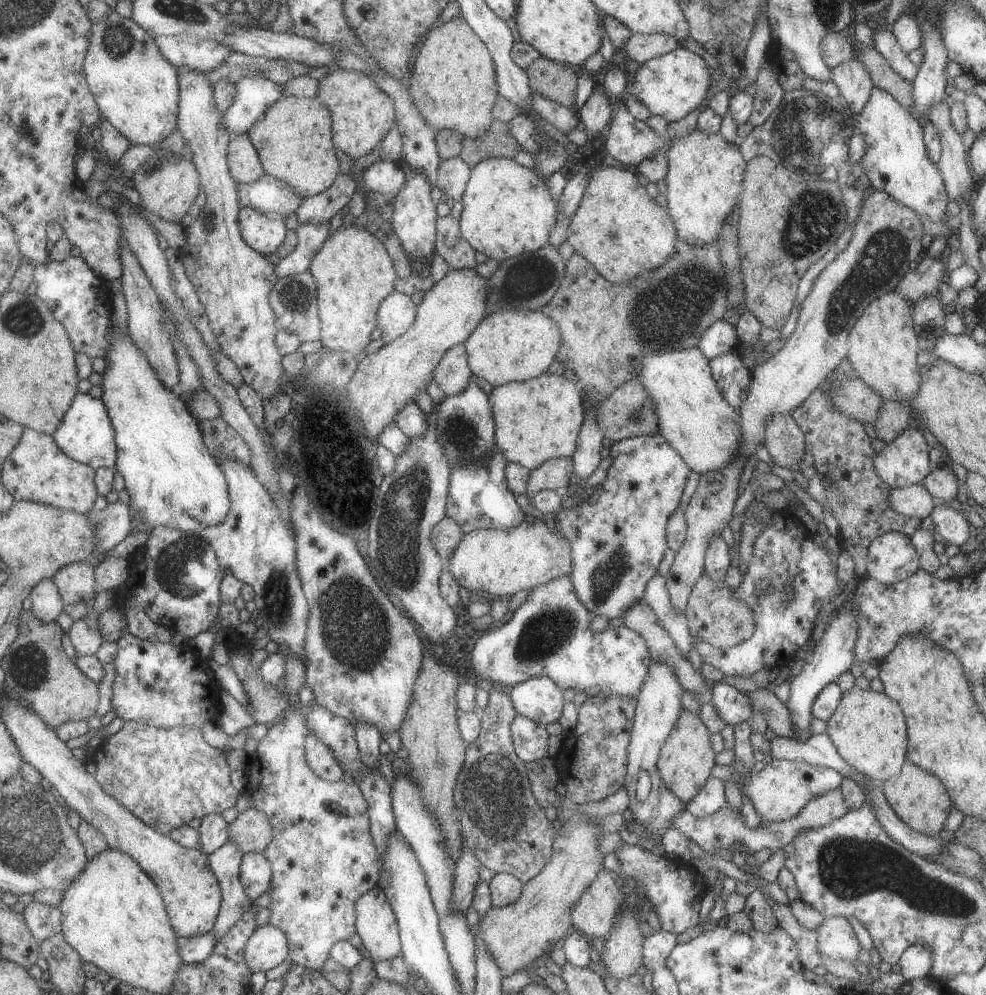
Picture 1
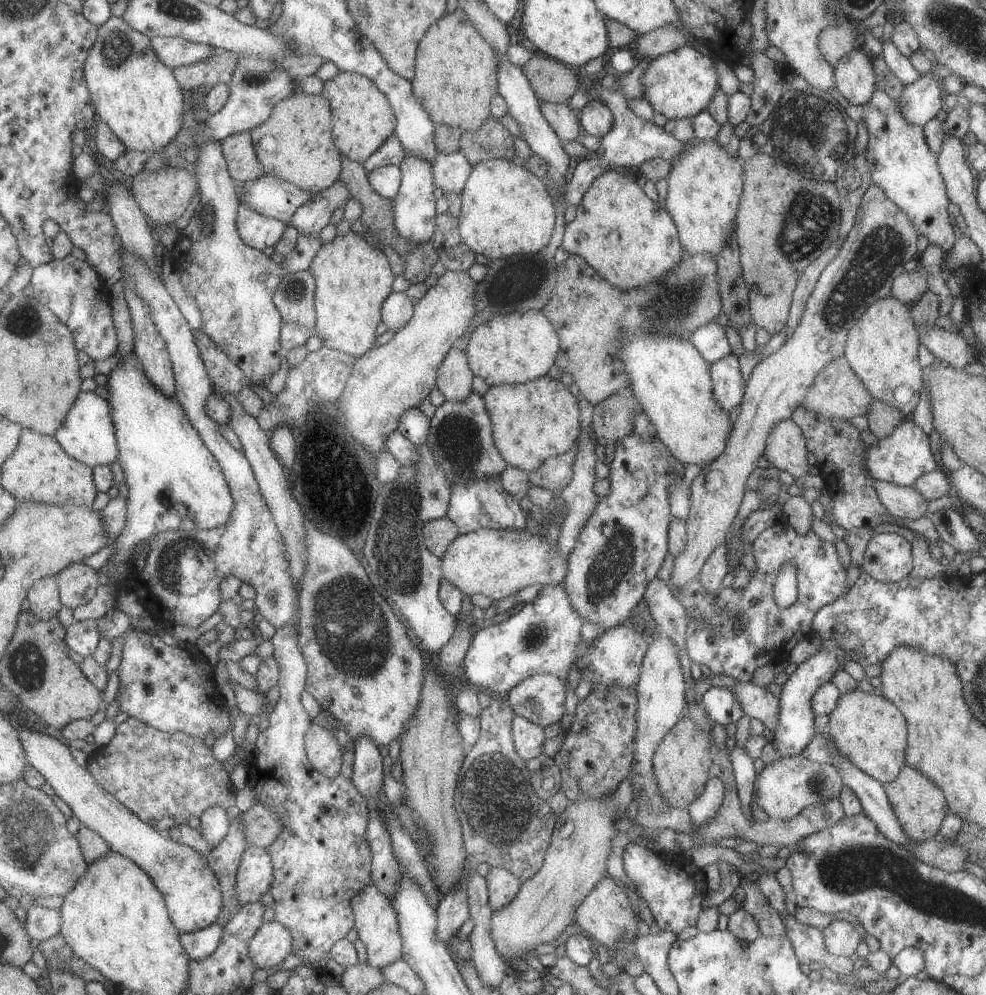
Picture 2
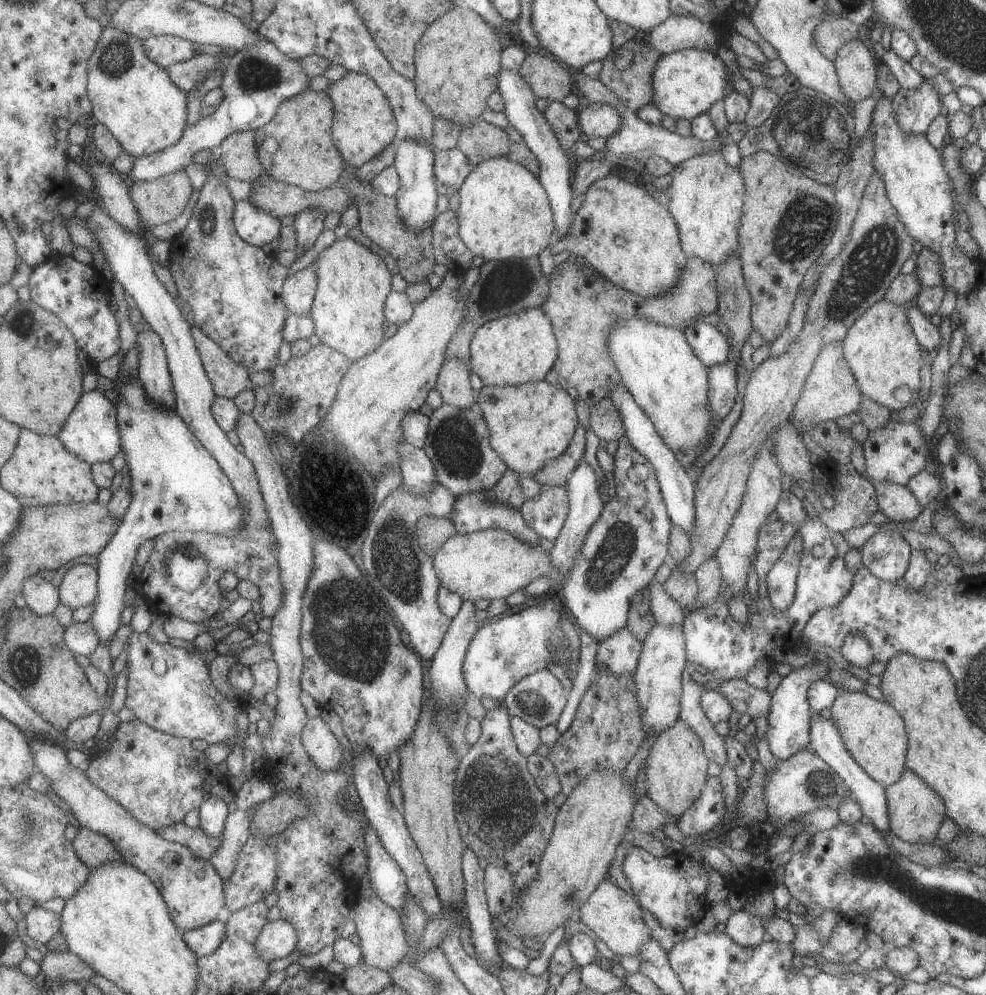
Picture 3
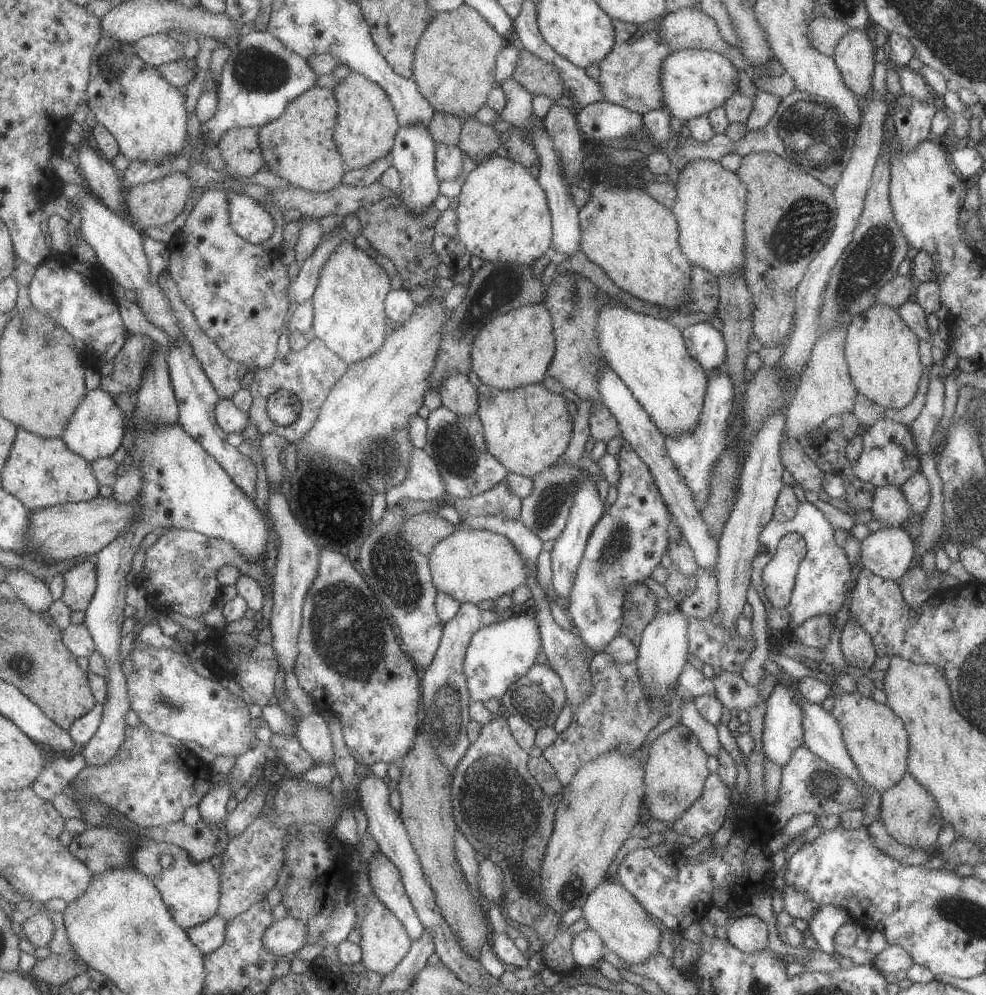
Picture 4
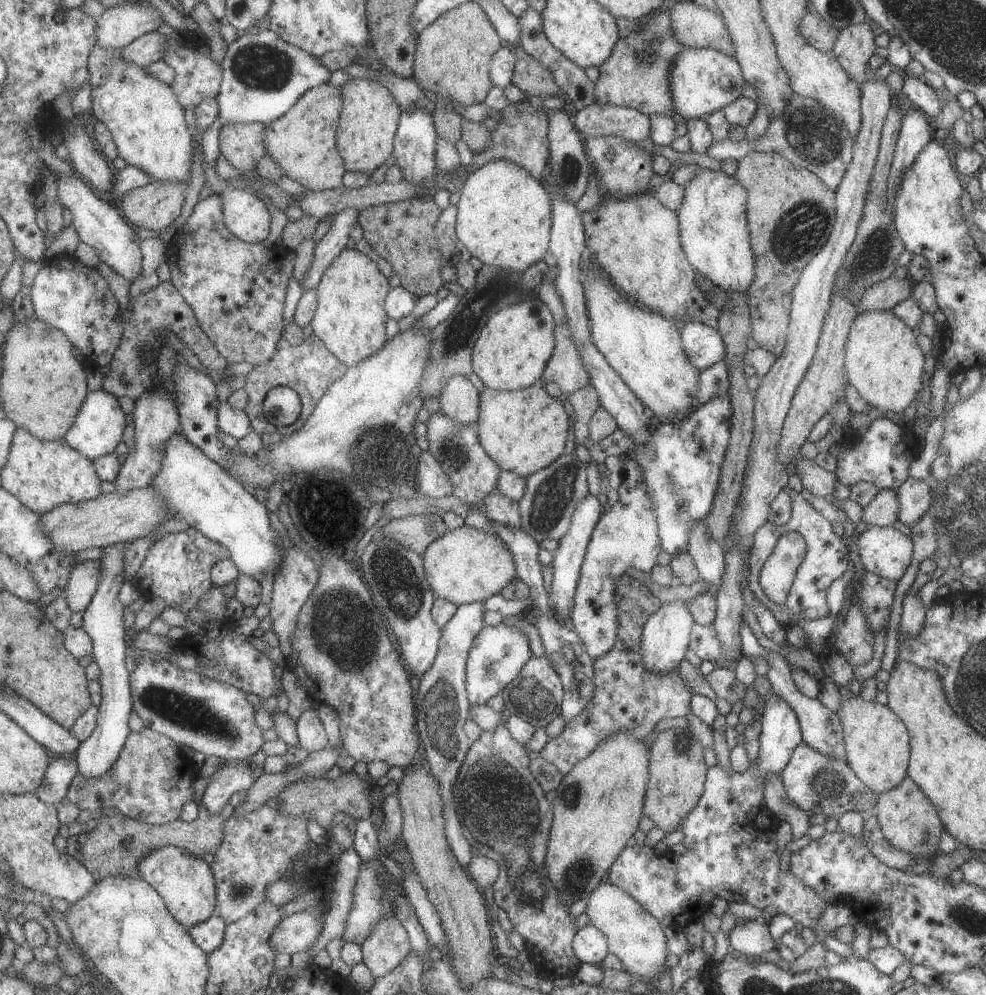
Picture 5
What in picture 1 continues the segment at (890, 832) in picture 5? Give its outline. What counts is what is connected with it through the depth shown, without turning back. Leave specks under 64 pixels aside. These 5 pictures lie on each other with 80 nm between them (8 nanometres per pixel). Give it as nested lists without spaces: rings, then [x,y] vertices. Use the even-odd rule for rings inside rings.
[[[905,759],[896,778],[884,781],[880,787],[887,804],[909,828],[927,836],[943,833],[943,823],[952,808],[952,802],[945,785],[935,775]]]

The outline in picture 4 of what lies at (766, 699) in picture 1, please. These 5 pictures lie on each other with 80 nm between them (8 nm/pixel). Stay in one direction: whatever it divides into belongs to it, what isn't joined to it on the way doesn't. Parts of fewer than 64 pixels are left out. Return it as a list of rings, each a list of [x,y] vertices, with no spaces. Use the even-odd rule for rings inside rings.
[[[723,671],[716,677],[713,676],[711,681],[714,684],[714,695],[721,701],[724,708],[729,710],[748,712],[750,708],[763,700],[759,691],[749,686],[741,675]]]

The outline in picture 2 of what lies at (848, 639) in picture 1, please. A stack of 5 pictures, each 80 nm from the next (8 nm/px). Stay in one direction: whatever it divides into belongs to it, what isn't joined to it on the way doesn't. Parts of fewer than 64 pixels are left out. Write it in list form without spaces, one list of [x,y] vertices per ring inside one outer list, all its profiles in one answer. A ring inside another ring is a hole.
[[[833,637],[821,641],[820,648],[812,656],[797,665],[796,670],[788,676],[782,685],[782,692],[778,698],[778,719],[775,730],[772,732],[772,745],[778,750],[780,756],[790,757],[799,755],[801,750],[818,731],[813,726],[814,714],[811,708],[813,693],[821,684],[829,682],[830,678],[843,668],[843,662],[847,660],[846,652],[836,643]]]

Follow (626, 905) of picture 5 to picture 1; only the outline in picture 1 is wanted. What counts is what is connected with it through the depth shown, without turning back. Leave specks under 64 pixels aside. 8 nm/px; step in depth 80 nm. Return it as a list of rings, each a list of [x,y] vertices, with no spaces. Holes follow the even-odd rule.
[[[601,866],[591,884],[573,905],[570,916],[572,929],[581,931],[588,938],[605,938],[608,935],[624,897],[623,890],[617,887],[614,877],[613,873]]]

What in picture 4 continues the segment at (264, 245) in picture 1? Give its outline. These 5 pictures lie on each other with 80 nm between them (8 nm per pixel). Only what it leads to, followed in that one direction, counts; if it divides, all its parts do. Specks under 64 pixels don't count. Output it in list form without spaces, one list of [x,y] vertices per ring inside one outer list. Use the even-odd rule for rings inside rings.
[[[230,193],[230,216],[234,231],[251,244],[260,245],[273,234],[273,218],[249,196]]]

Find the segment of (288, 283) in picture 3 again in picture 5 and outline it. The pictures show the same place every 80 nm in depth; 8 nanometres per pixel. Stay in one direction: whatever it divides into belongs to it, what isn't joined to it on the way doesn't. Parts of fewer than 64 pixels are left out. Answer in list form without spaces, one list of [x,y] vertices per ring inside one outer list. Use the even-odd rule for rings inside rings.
[[[346,208],[338,212],[324,236],[314,244],[314,253],[310,265],[305,269],[300,287],[311,291],[318,285],[321,276],[333,258],[335,258],[347,244],[348,232],[356,222],[357,209]]]

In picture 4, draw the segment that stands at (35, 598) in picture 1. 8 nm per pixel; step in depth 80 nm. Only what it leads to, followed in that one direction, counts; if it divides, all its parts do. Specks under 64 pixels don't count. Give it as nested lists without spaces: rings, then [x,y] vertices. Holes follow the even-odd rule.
[[[7,569],[4,580],[34,611],[47,613],[56,601],[51,598],[49,581],[36,578],[24,569]]]

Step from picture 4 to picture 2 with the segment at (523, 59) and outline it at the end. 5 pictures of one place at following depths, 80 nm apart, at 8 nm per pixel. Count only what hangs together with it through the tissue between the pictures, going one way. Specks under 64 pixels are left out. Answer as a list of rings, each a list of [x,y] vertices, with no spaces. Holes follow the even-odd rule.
[[[539,53],[529,57],[521,70],[538,100],[548,103],[567,105],[580,81],[569,66]]]

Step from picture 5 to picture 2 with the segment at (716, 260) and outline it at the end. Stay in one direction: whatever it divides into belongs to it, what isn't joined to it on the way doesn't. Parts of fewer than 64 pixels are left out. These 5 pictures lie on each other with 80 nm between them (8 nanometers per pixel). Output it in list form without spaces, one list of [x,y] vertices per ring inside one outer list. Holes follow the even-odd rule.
[[[693,138],[687,141],[680,153],[673,157],[667,175],[667,192],[664,208],[673,219],[678,234],[679,244],[687,253],[709,253],[716,256],[725,239],[733,231],[734,218],[738,211],[742,195],[742,163],[737,156],[727,152],[716,139],[701,140]]]

